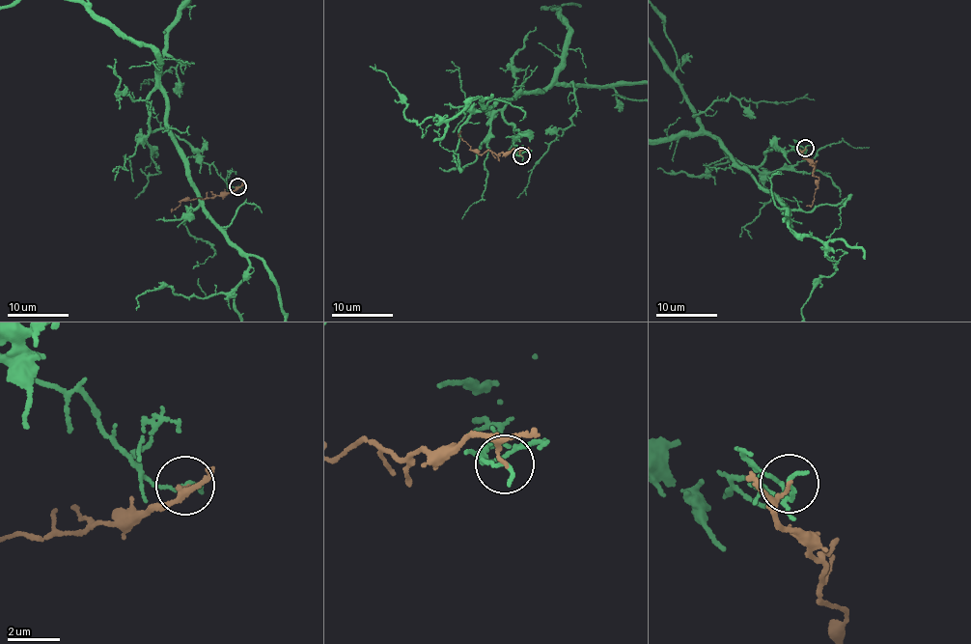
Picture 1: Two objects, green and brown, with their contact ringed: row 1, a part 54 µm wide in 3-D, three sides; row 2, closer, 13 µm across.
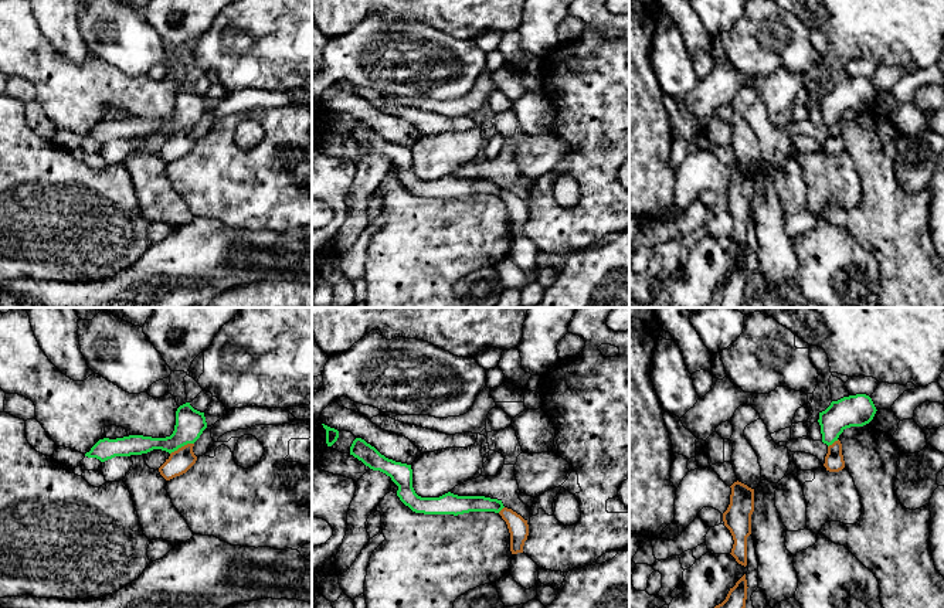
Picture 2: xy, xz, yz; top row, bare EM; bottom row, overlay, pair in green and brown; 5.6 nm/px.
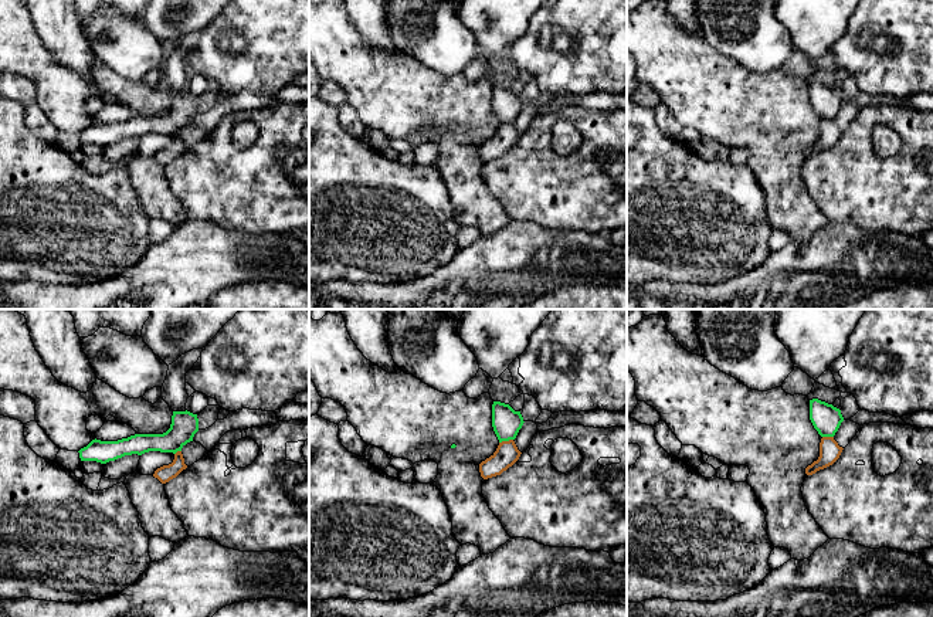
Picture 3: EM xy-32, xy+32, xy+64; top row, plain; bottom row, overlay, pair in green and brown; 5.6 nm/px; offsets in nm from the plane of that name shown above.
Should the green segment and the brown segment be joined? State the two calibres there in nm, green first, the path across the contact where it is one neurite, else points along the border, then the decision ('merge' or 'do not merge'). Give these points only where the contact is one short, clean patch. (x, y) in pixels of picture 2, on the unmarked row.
160 nm thick on the green side, 140 nm on the other; border along xy (193, 125), (187, 125), (170, 136); do not merge

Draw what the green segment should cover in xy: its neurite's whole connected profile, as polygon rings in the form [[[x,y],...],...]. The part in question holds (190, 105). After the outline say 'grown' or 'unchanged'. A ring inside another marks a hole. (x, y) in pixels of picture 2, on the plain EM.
[[[186,85],[176,94],[176,108],[170,119],[152,120],[129,118],[116,122],[103,120],[99,122],[85,139],[105,145],[115,139],[142,137],[153,132],[172,136],[187,126],[194,126],[206,111],[207,105],[204,95],[194,92],[190,85]]]; unchanged

